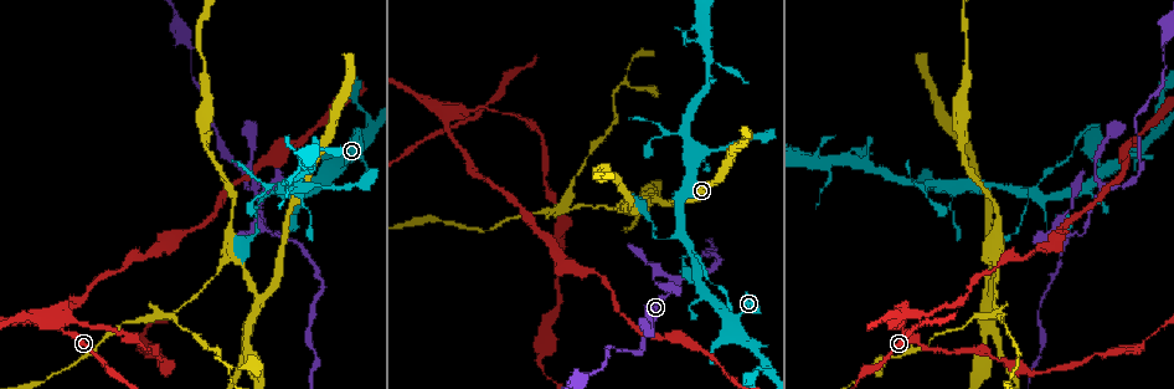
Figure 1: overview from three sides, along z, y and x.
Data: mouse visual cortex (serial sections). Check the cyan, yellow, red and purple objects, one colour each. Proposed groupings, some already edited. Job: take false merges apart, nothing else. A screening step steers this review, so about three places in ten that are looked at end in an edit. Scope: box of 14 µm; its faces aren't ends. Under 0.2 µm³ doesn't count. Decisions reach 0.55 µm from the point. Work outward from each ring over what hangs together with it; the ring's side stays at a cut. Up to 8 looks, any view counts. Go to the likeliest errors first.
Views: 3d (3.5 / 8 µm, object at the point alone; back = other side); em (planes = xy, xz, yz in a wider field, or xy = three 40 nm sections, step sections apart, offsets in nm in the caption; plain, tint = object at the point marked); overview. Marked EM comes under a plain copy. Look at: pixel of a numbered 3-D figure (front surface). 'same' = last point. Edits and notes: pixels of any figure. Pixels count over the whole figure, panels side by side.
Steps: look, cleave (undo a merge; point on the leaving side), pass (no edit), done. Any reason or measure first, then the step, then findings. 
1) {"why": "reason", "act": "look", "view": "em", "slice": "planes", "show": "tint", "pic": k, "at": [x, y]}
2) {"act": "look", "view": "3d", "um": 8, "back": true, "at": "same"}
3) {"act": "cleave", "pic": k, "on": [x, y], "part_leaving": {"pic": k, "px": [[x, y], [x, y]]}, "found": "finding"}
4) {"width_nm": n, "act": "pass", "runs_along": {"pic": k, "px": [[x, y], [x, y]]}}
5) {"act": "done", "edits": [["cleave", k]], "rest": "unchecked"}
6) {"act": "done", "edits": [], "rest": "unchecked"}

{"why": "a narrow waist", "act": "look", "view": "3d", "um": 8, "pic": 1, "at": [659, 239]}

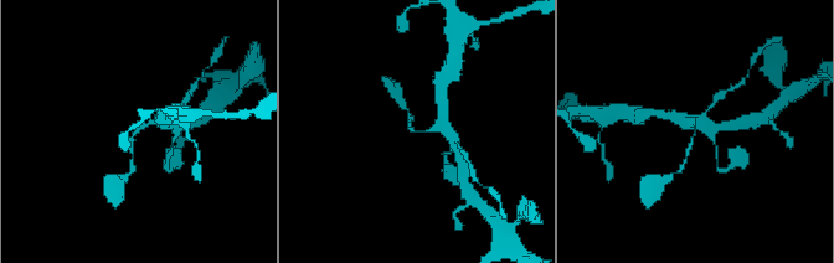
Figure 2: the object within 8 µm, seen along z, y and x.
{"arm_widths_nm": [150, 350], "act": "look", "view": "em", "slice": "xy", "step": 1, "show": "tint", "pic": 2, "at": [141, 129]}

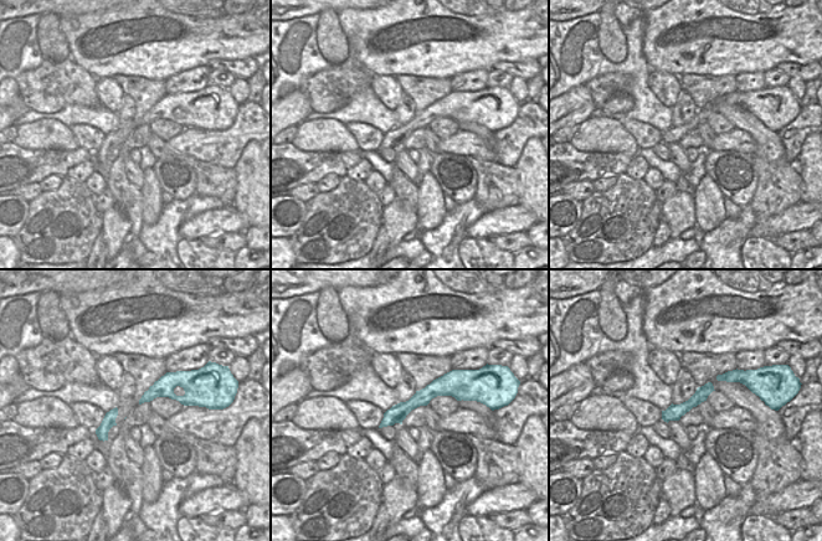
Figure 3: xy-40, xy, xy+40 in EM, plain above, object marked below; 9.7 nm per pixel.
{"width_nm": 170, "act": "pass", "runs_along": {"pic": 2, "px": [[449, 132], [412, 132], [411, 122]]}, "found": "continuous, no second cell"}

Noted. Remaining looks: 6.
{"act": "look", "view": "3d", "um": 3.5, "pic": 1, "at": [990, 297]}

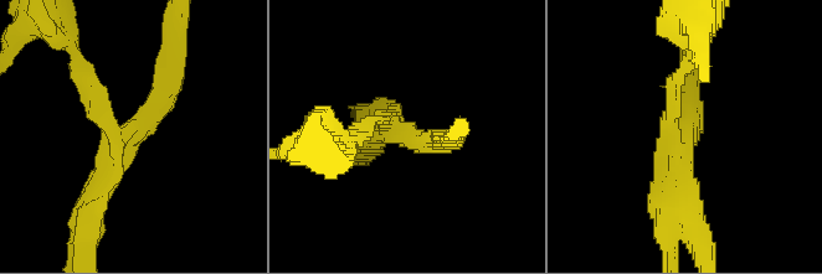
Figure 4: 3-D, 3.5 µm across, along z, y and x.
{"why": "shape alone is not enough", "act": "look", "view": "em", "slice": "xy", "step": 3, "show": "tint", "pic": 4, "at": [683, 134]}

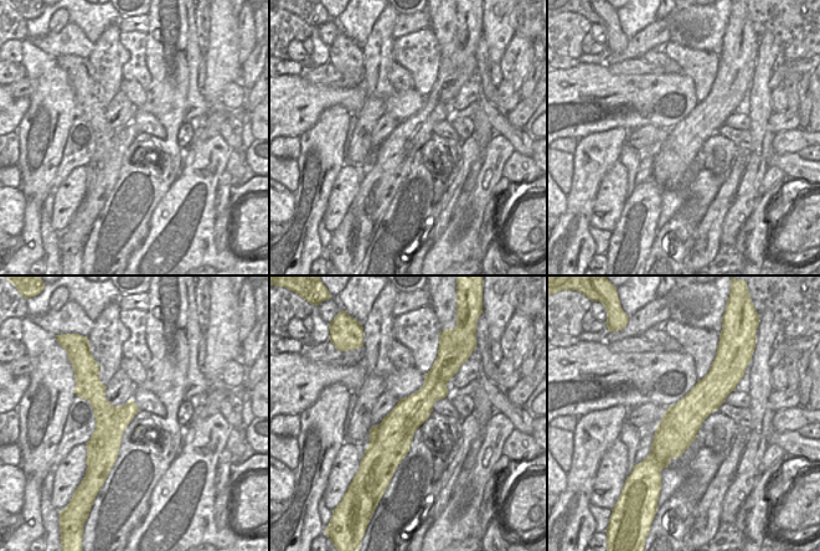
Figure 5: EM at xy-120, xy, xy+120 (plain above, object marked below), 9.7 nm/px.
{"act": "look", "view": "em", "slice": "xy", "step": 5, "show": "tint", "at": "same"}

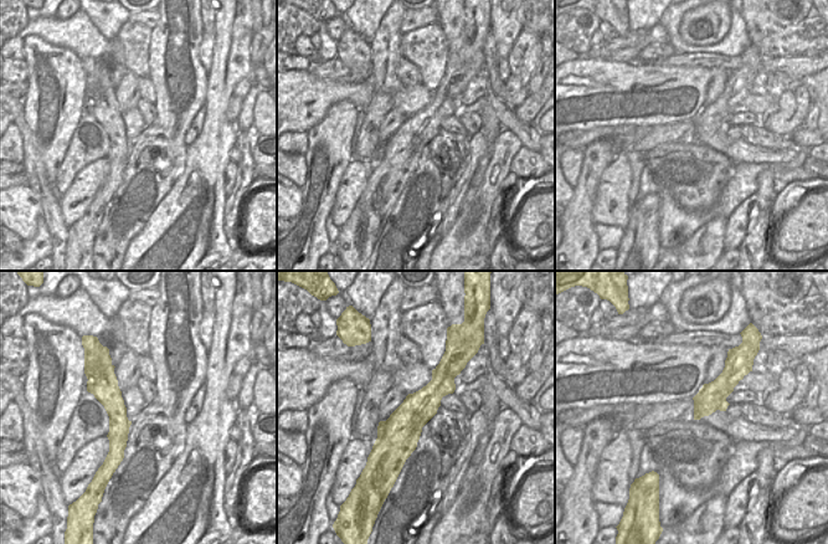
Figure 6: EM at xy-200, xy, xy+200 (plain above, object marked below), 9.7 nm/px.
{"act": "cleave", "pic": 4, "on": [671, 101], "part_leaving": {"pic": 4, "px": [[673, 136], [673, 83], [695, 34]]}, "found": "two cells meet here"}

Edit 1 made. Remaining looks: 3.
{"why": "branch point", "act": "look", "view": "3d", "um": 8, "back": true, "pic": 1, "at": [1070, 233]}

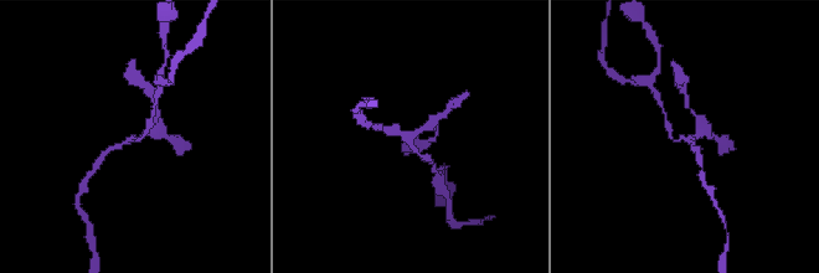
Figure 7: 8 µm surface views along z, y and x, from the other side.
{"arms": 3, "arm_widths_nm": [200, 200, 250], "act": "look", "view": "em", "slice": "xy", "step": 3, "show": "tint", "pic": 7, "at": [131, 138]}

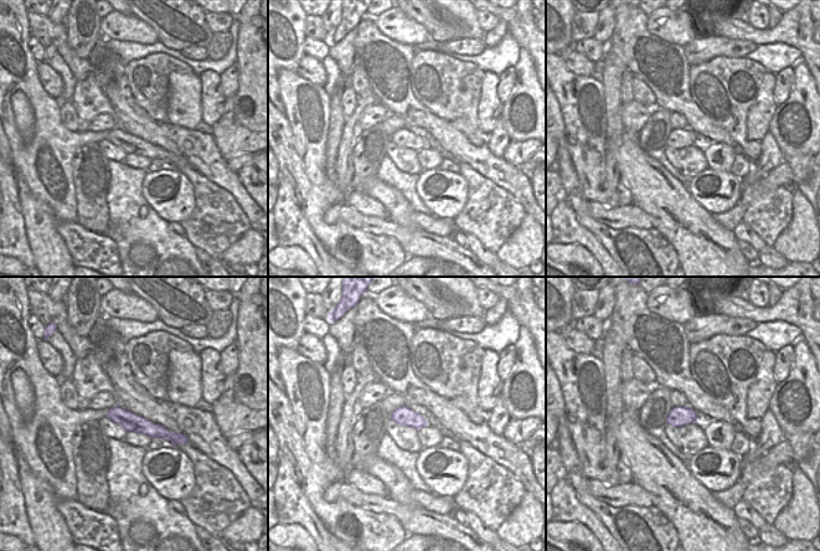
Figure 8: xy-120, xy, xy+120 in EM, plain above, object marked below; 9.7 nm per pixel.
{"act": "pass", "runs_along": {"pic": 7, "px": [[428, 159], [408, 139], [433, 119]]}, "found": "all the same cell"}

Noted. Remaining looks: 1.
{"act": "done", "edits": [["cleave", 4]], "rest": "unchecked"}

